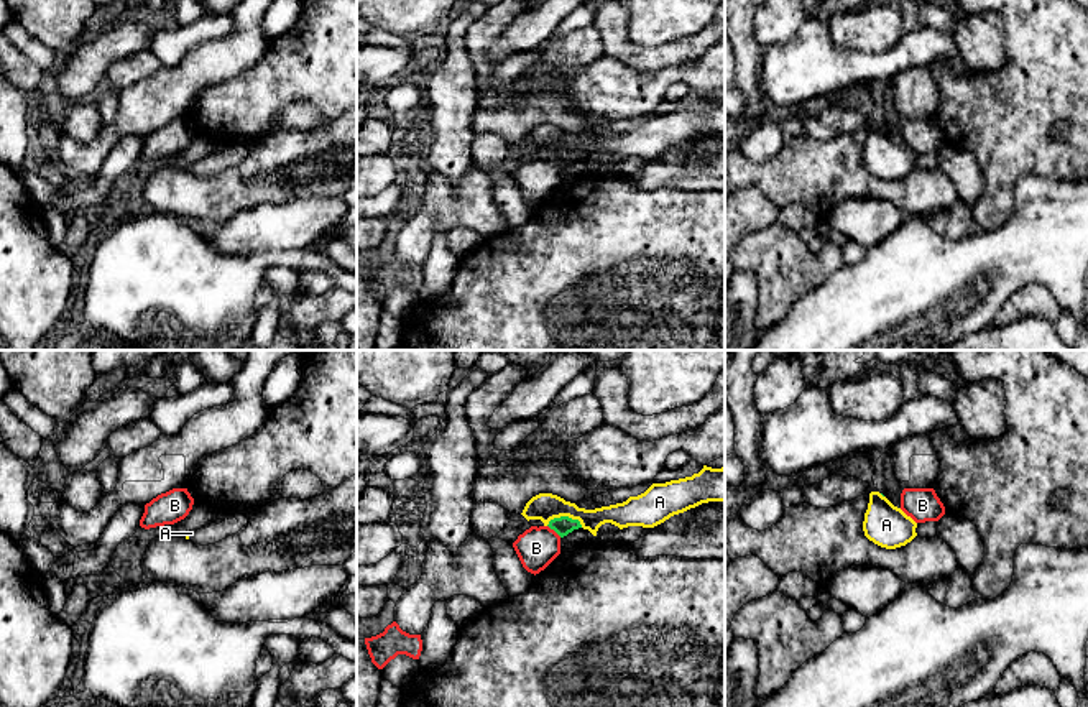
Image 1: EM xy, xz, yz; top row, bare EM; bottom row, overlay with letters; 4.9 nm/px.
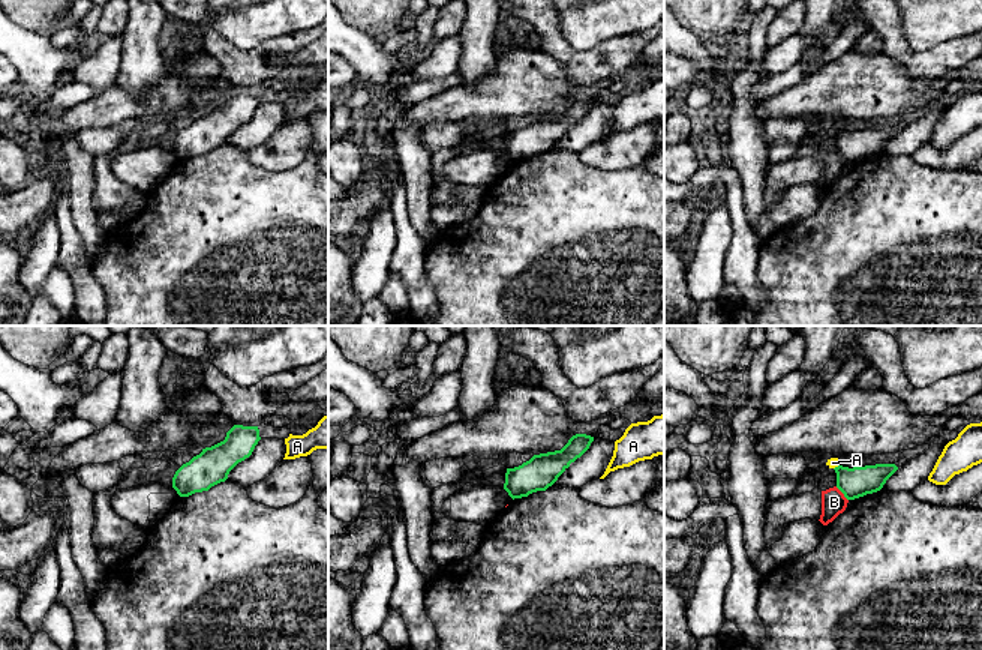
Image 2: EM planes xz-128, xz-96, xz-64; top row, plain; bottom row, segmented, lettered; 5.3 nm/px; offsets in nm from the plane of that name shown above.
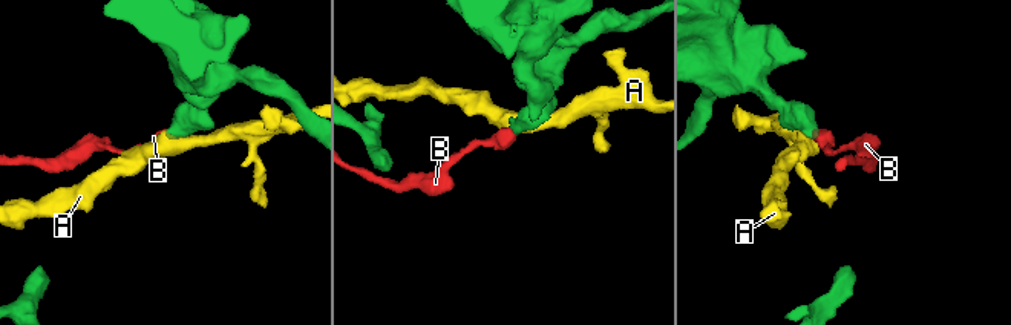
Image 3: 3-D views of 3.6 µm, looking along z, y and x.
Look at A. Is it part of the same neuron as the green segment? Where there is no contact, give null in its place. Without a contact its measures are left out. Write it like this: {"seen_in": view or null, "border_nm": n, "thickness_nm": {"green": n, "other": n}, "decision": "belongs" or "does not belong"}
{"seen_in": "xz", "border_nm": 180, "thickness_nm": {"green": 90, "other": 140}, "decision": "does not belong"}

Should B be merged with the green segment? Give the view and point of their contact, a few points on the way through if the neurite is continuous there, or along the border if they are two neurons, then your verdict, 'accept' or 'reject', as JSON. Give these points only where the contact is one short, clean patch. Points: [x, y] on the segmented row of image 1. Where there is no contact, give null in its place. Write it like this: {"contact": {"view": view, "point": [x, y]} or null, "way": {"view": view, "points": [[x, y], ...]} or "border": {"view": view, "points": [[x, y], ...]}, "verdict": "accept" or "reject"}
{"contact": {"view": "xz", "point": [554, 530]}, "border": {"view": "xz", "points": [[548, 525], [561, 536]]}, "verdict": "reject"}

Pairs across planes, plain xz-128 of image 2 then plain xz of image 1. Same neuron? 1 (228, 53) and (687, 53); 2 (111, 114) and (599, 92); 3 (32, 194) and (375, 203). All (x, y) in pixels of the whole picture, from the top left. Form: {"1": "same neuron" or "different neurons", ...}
{"1": "same neuron", "2": "same neuron", "3": "different neurons"}

